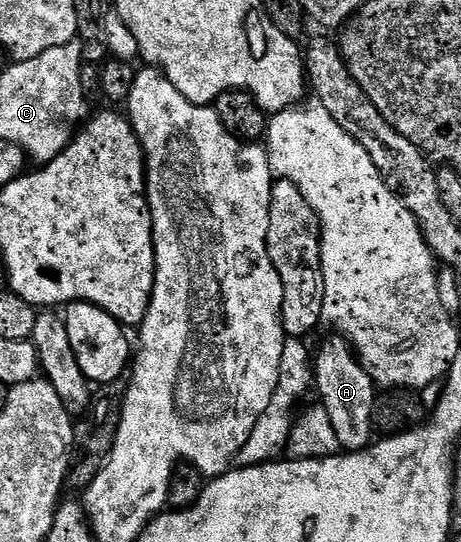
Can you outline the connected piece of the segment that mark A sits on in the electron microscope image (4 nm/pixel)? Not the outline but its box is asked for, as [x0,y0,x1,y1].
[312,333,376,452]

